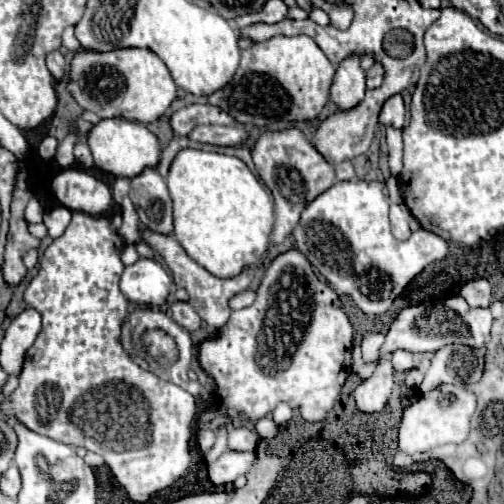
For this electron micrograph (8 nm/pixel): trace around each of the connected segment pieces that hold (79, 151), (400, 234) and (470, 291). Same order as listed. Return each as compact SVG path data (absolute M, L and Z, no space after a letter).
M77 142L75 146L75 158L85 166L85 168L93 168L93 154L87 142Z
M391 204L389 220L391 220L391 230L393 230L393 236L395 236L395 238L399 238L399 240L409 238L409 234L411 234L409 214L407 214L399 204Z
M483 278L471 280L461 288L461 296L467 300L469 306L473 308L487 308L491 304L491 286Z

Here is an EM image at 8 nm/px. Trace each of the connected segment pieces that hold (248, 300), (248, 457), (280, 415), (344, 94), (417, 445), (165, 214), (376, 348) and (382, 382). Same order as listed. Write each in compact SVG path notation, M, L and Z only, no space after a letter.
M245 290L245 292L237 294L237 296L233 296L233 298L229 300L229 306L231 306L233 310L247 308L247 306L251 306L251 304L255 302L255 296L257 296L257 292L255 292L255 290Z
M227 450L209 466L209 480L215 486L229 486L241 474L245 474L249 470L249 466L253 464L253 458L255 458L255 452Z
M279 404L275 410L273 410L273 420L277 424L287 424L293 416L293 408L289 404Z
M351 54L335 70L331 84L331 100L341 108L349 110L365 96L365 70L361 68L361 56Z
M441 384L429 392L423 392L421 398L417 398L413 404L409 404L403 410L403 416L397 428L399 450L413 454L413 452L431 450L443 444L463 442L469 434L469 420L473 412L475 412L475 396L463 386Z
M143 170L137 178L131 180L131 200L135 204L137 216L143 226L157 234L173 234L173 210L171 198L165 186L165 180L159 172Z
M367 334L361 342L361 358L365 362L377 362L381 358L383 342L385 342L383 334Z
M381 360L371 378L363 380L355 390L353 398L361 412L381 412L387 404L393 388L393 366L389 360Z

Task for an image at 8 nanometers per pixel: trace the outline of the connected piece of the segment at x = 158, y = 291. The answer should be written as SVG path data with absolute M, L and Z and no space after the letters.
M139 258L135 264L125 266L119 288L135 304L161 306L169 296L171 276L157 260Z

